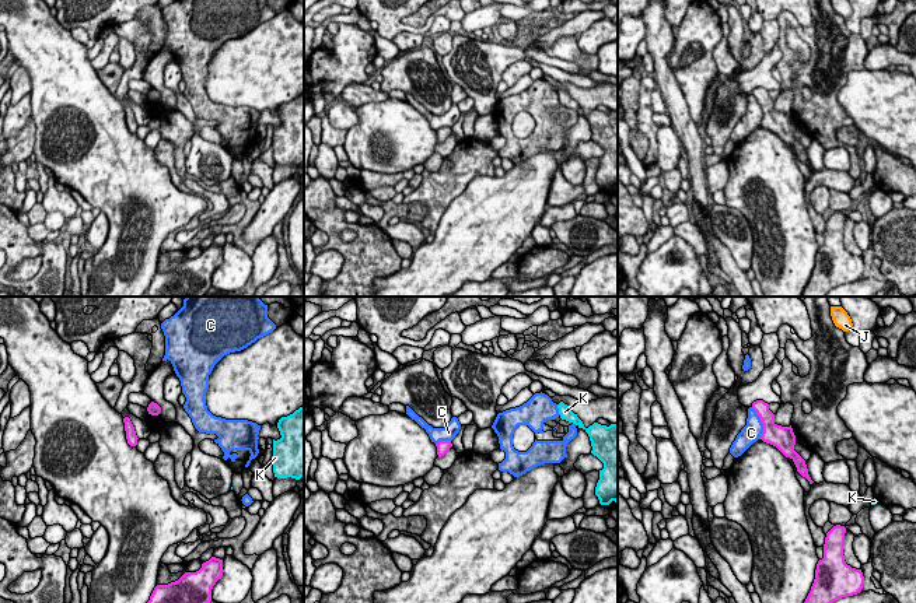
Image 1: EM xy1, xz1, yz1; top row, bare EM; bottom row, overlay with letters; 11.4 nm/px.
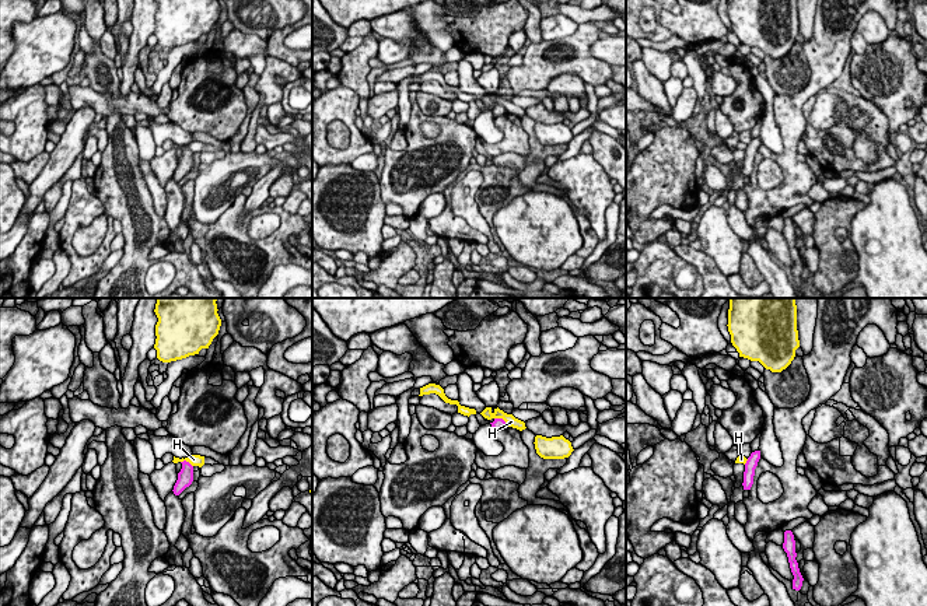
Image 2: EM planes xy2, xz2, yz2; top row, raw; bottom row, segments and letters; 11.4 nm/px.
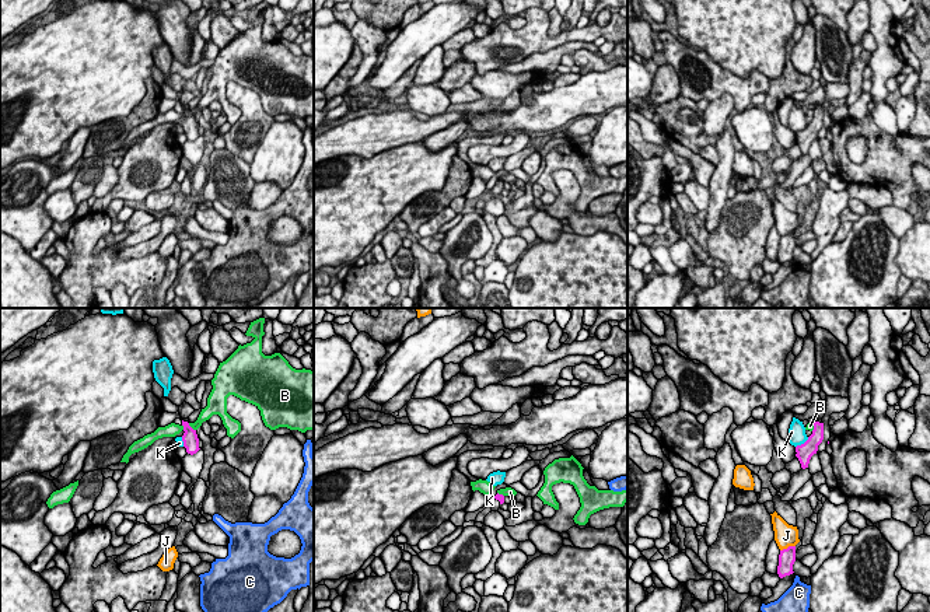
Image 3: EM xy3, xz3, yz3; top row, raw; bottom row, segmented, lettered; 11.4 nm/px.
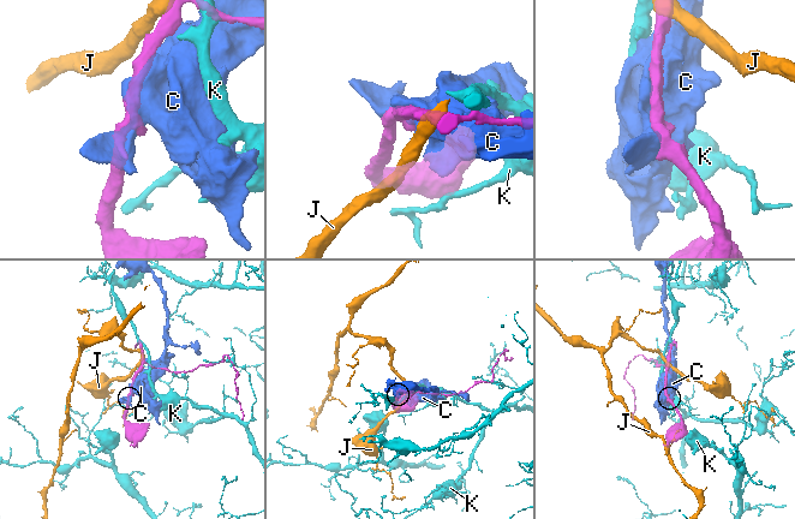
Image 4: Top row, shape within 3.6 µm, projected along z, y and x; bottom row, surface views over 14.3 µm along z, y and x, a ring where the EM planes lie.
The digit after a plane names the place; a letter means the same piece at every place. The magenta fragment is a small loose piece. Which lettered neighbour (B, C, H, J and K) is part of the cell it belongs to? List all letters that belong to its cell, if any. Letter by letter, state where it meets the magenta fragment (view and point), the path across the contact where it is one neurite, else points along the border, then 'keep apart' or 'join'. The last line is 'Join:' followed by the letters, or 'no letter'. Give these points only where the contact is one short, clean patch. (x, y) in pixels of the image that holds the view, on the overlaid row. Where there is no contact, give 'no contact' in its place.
B: contact xy3 (191, 427); border xy3 (188, 423), (195, 430); keep apart
C: contact yz1 (762, 423); keep apart
H: contact xz2 (502, 419); border xz2 (495, 417), (500, 417), (507, 426); keep apart
J: contact yz3 (787, 548); keep apart
K: contact yz3 (801, 444); keep apart
Join: no letter

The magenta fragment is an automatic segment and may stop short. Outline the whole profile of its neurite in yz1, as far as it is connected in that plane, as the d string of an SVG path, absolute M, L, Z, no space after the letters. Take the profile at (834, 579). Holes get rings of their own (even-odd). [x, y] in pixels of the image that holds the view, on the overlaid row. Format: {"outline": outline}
{"outline": "M840 525L826 533L824 558L817 564L815 579L804 603L833 603L861 592L861 569L852 568L845 561L845 533L846 527Z"}

